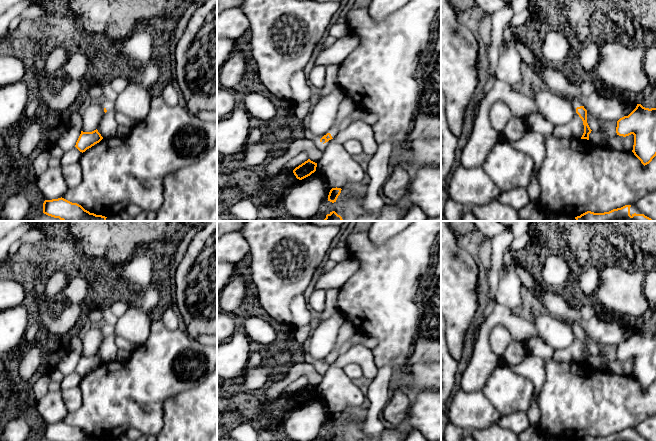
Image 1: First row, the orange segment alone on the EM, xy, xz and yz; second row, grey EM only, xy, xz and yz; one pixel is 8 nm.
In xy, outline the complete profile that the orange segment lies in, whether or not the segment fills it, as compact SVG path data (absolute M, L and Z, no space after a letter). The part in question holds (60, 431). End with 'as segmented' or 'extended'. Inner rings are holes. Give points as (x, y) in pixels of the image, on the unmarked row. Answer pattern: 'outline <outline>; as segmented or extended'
outline M64 422L45 424L43 437L51 441L105 441L85 434L81 429Z; as segmented

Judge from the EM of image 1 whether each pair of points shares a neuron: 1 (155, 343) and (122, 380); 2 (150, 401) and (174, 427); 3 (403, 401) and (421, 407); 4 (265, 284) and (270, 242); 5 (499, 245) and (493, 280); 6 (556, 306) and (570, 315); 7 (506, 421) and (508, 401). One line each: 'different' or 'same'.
1: same
2: different
3: different
4: same
5: same
6: same
7: different

